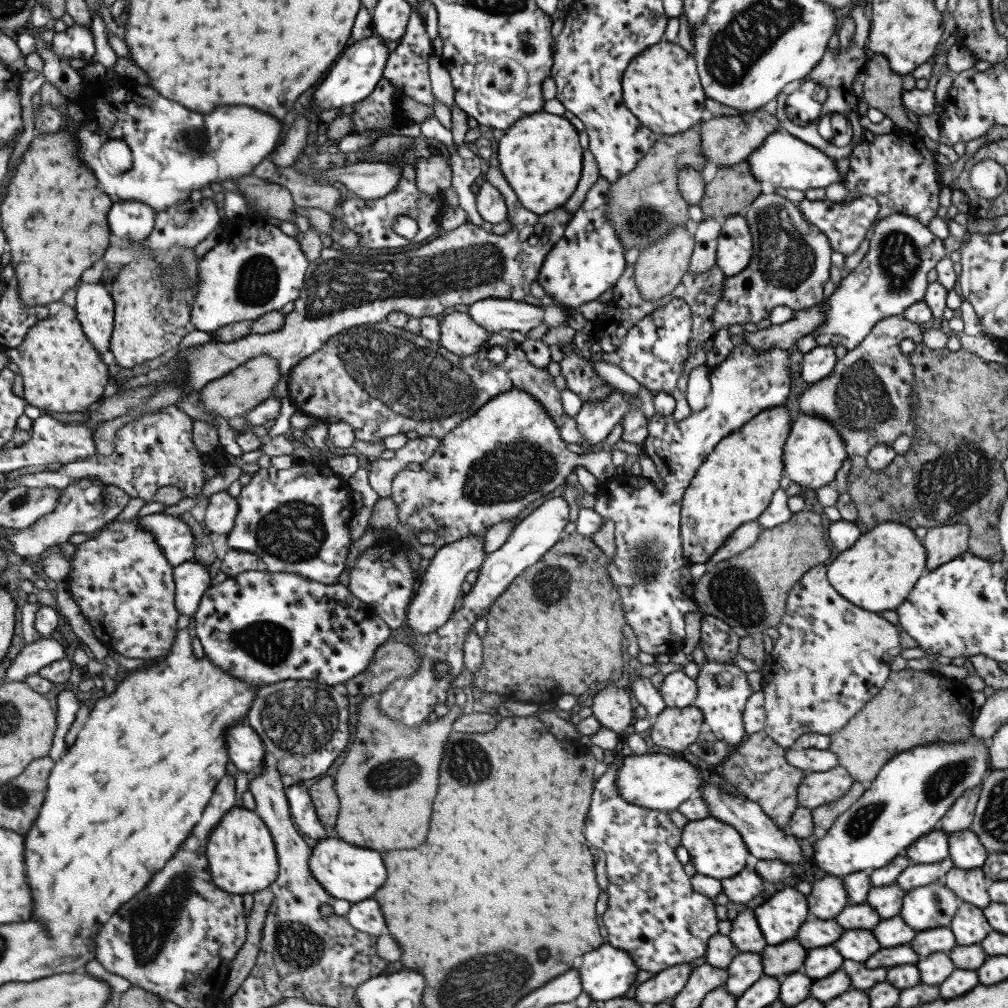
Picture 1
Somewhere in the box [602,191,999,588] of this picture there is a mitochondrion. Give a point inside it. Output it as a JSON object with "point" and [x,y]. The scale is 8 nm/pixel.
{"point":[948,484]}

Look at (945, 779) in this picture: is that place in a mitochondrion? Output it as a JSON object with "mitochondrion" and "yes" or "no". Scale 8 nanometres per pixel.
{"mitochondrion":"yes"}

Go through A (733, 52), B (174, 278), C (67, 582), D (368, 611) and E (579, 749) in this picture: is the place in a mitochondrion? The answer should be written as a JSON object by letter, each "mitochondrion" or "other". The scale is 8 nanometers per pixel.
{"A":"mitochondrion","B":"mitochondrion","C":"other","D":"other","E":"other"}

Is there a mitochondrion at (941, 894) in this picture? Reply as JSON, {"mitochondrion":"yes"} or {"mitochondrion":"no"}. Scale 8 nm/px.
{"mitochondrion":"yes"}

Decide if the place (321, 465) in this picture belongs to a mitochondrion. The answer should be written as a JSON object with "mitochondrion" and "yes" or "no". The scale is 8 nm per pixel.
{"mitochondrion":"no"}

